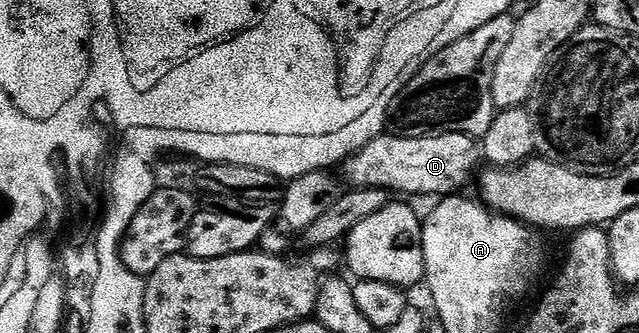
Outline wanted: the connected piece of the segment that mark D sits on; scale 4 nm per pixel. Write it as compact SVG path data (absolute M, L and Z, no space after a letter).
M392 134L377 136L367 146L353 153L340 165L339 172L350 189L378 188L390 194L402 192L405 196L433 196L444 198L452 196L478 171L477 163L482 163L483 152L478 141L467 134L443 134L423 138L403 138Z

